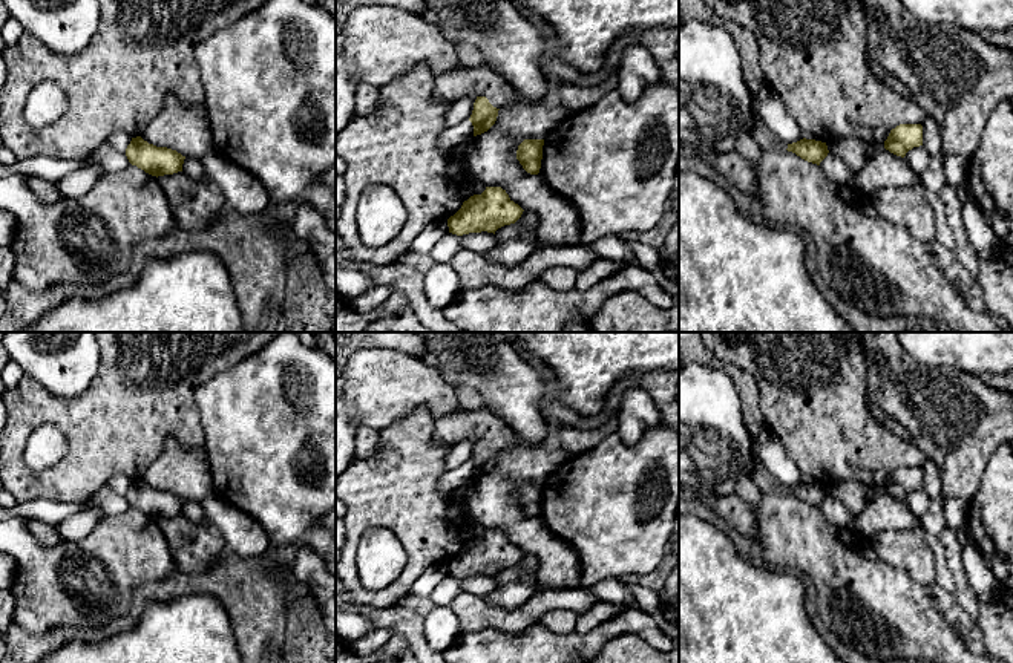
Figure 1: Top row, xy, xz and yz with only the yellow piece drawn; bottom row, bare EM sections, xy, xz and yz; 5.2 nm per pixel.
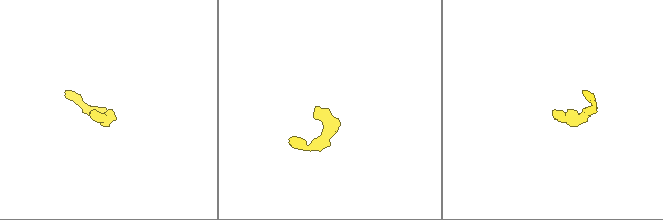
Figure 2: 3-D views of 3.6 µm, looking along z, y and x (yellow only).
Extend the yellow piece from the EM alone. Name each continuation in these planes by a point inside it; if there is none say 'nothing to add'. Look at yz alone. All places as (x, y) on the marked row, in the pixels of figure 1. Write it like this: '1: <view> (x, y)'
1: yz (747, 45)

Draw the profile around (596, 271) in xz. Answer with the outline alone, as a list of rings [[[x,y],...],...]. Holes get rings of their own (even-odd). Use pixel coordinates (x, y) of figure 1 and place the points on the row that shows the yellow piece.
[[[599,257],[596,262],[590,263],[585,269],[578,271],[575,288],[581,292],[585,292],[605,277],[610,277],[627,266],[630,265]]]

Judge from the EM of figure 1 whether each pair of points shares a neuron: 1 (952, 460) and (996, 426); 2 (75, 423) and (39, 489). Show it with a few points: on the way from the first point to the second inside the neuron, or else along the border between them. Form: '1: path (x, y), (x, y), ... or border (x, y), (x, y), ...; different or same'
1: path (963, 449), (986, 426); same
2: path (77, 441), (77, 457), (57, 476); same

